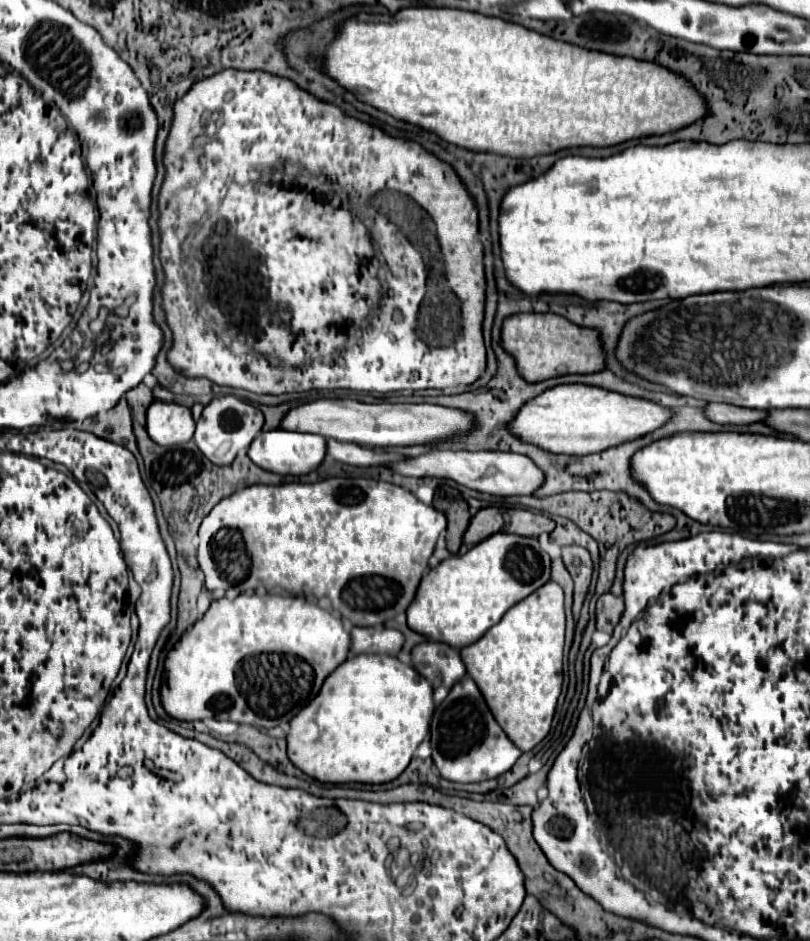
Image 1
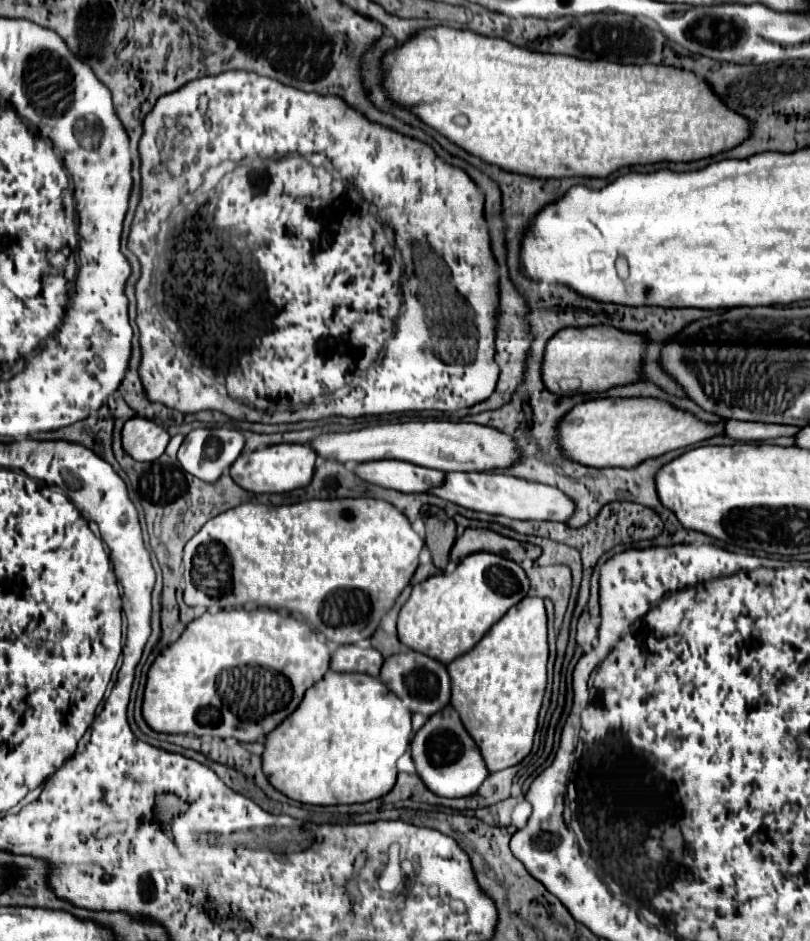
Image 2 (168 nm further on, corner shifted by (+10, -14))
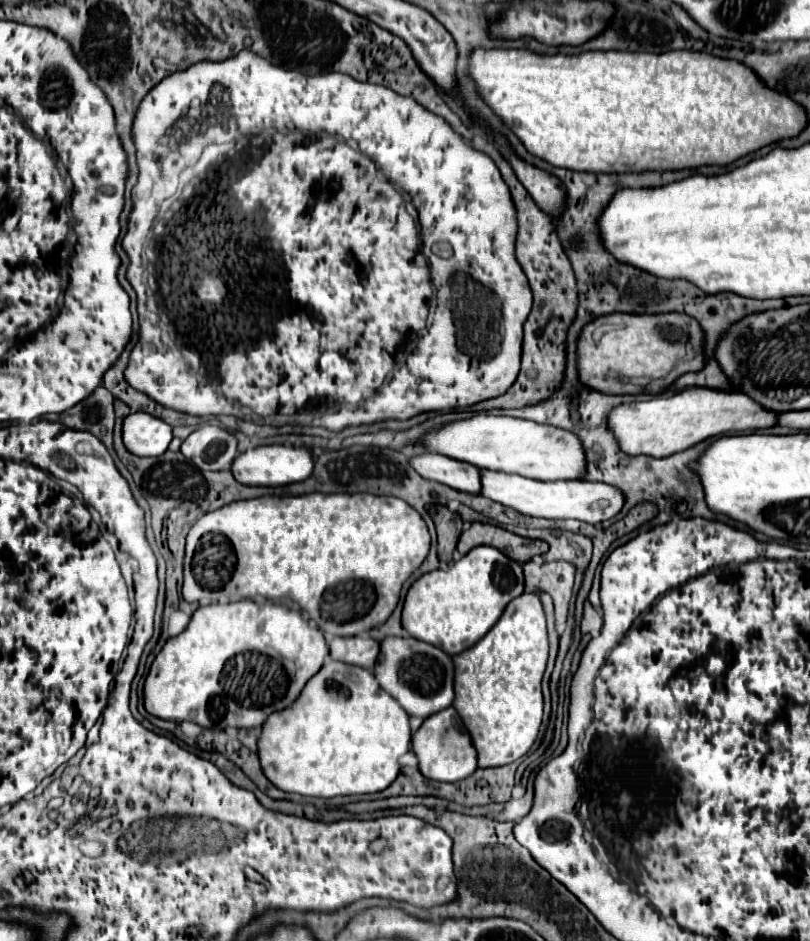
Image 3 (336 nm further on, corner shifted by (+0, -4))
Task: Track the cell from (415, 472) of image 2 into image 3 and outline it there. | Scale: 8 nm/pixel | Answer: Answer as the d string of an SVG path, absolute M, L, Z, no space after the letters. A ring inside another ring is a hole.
M440 453L414 455L410 463L424 479L444 483L464 493L478 493L478 489L482 489L482 469L476 465L466 465L464 461L454 461Z

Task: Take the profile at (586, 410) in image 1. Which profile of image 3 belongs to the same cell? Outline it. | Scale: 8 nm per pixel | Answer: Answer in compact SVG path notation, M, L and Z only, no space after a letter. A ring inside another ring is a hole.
M686 387L672 397L658 397L644 403L620 405L608 415L608 427L620 443L620 449L628 455L652 455L668 457L684 451L700 441L718 437L730 431L756 431L774 427L778 413L762 409L756 401L750 401L746 393L720 391L710 387Z

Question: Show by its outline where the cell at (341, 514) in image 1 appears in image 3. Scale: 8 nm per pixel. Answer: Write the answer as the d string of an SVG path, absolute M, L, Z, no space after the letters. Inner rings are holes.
M310 493L310 495L298 495L298 497L258 497L258 499L246 499L246 501L234 501L230 505L224 505L222 509L216 509L212 513L206 513L188 533L186 537L186 569L184 569L184 585L182 585L182 597L186 601L200 601L202 597L220 599L238 595L242 599L254 599L254 597L266 597L266 599L292 599L294 603L304 609L310 619L324 631L338 637L358 635L364 631L370 631L376 625L382 625L390 613L394 611L400 589L404 581L412 575L414 569L422 565L430 549L430 533L424 523L424 519L418 515L416 509L412 509L406 501L398 497L380 497L380 495L324 495L324 493Z

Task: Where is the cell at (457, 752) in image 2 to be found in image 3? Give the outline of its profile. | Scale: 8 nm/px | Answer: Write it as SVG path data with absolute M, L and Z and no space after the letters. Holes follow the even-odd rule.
M448 707L424 719L420 729L412 735L412 749L414 749L414 755L418 757L420 773L432 781L446 781L446 783L460 781L478 769L476 749L472 747L470 735L462 725L454 707Z

